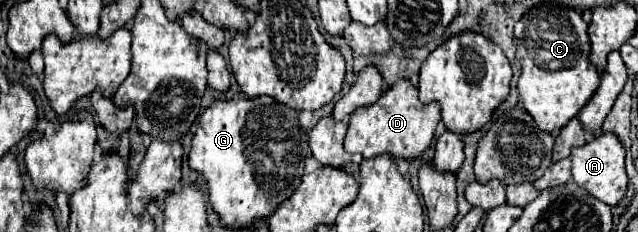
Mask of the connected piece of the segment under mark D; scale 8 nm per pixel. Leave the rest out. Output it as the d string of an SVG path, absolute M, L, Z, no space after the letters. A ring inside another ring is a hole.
M399 80L395 86L387 88L387 92L373 106L353 112L345 136L345 150L363 158L389 154L395 160L417 160L433 142L433 132L441 120L439 114L439 104L423 104L417 98L417 88L413 88L409 80Z

